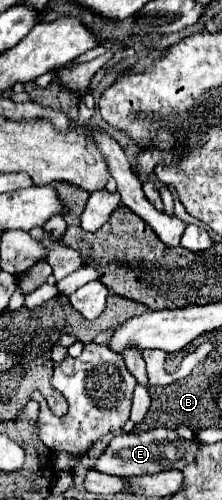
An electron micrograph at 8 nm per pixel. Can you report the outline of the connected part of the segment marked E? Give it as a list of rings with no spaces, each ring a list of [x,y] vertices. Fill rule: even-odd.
[[[164,427],[142,431],[142,433],[122,433],[110,441],[106,451],[96,461],[94,469],[108,475],[122,475],[122,477],[154,475],[168,469],[184,469],[186,465],[196,461],[196,453],[200,451],[200,447],[202,443],[198,437],[188,441],[178,437],[174,429],[164,429]]]

